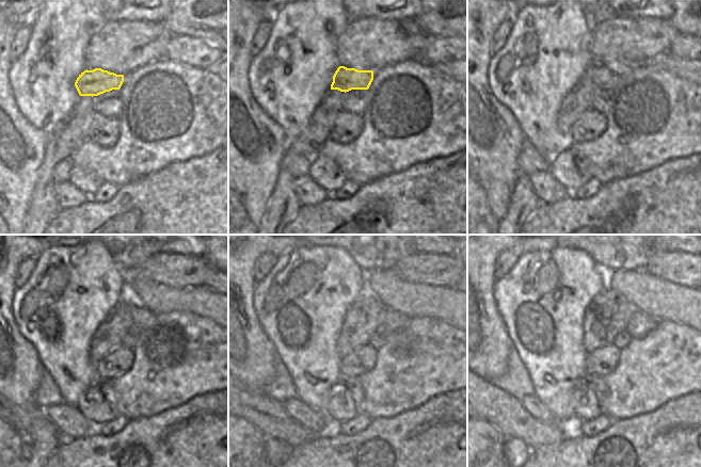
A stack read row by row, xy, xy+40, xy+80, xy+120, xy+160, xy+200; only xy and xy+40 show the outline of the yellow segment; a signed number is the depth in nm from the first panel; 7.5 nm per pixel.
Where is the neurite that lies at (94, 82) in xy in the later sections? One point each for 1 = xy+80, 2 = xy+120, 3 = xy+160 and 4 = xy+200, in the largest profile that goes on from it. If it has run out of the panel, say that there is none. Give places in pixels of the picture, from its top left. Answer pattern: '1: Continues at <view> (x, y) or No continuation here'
1: Continues at xy+80 (603, 78)
2: Continues at xy+120 (143, 318)
3: Continues at xy+160 (389, 321)
4: Continues at xy+200 (640, 324).

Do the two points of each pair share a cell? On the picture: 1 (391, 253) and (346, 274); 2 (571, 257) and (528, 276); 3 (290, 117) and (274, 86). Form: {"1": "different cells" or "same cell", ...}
{"1": "different cells", "2": "same cell", "3": "same cell"}

